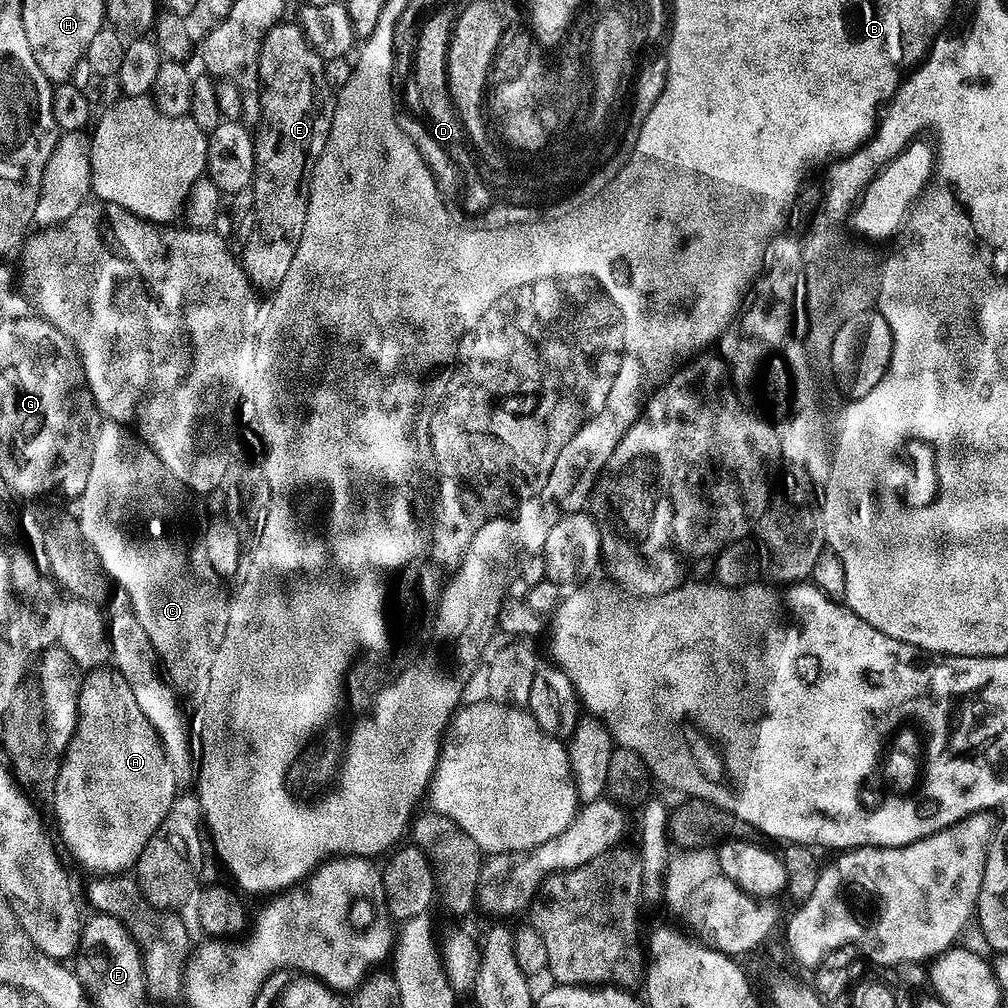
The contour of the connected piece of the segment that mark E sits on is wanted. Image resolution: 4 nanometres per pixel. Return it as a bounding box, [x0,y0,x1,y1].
[238,22,335,290]

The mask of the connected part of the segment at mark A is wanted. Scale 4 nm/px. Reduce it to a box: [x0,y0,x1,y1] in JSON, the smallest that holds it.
[52,666,178,874]

